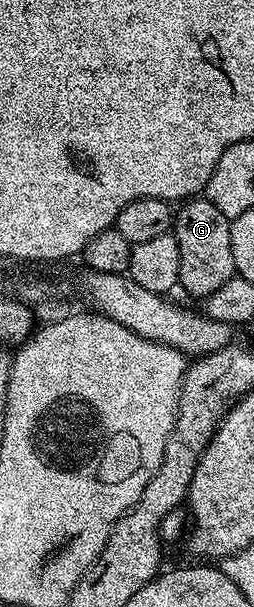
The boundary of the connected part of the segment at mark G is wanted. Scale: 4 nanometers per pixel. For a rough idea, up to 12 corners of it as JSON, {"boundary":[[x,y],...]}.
{"boundary":[[206,197],[174,215],[179,290],[207,299],[236,275],[231,222]]}

